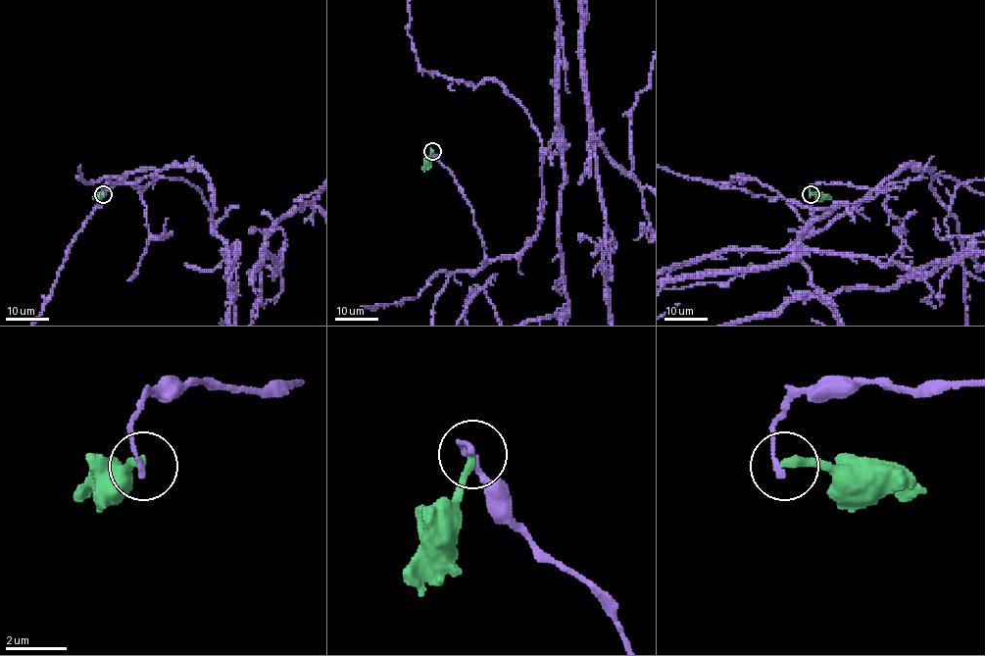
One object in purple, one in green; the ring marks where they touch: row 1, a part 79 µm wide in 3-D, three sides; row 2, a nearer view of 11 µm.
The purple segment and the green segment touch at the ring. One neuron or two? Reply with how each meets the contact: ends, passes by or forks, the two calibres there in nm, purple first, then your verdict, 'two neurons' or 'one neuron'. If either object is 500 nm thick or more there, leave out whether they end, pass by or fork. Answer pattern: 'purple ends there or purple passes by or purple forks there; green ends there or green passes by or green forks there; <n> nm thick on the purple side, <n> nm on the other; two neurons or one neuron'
purple ends there; green ends there; 190 nm thick on the purple side, 280 nm on the other; two neurons

